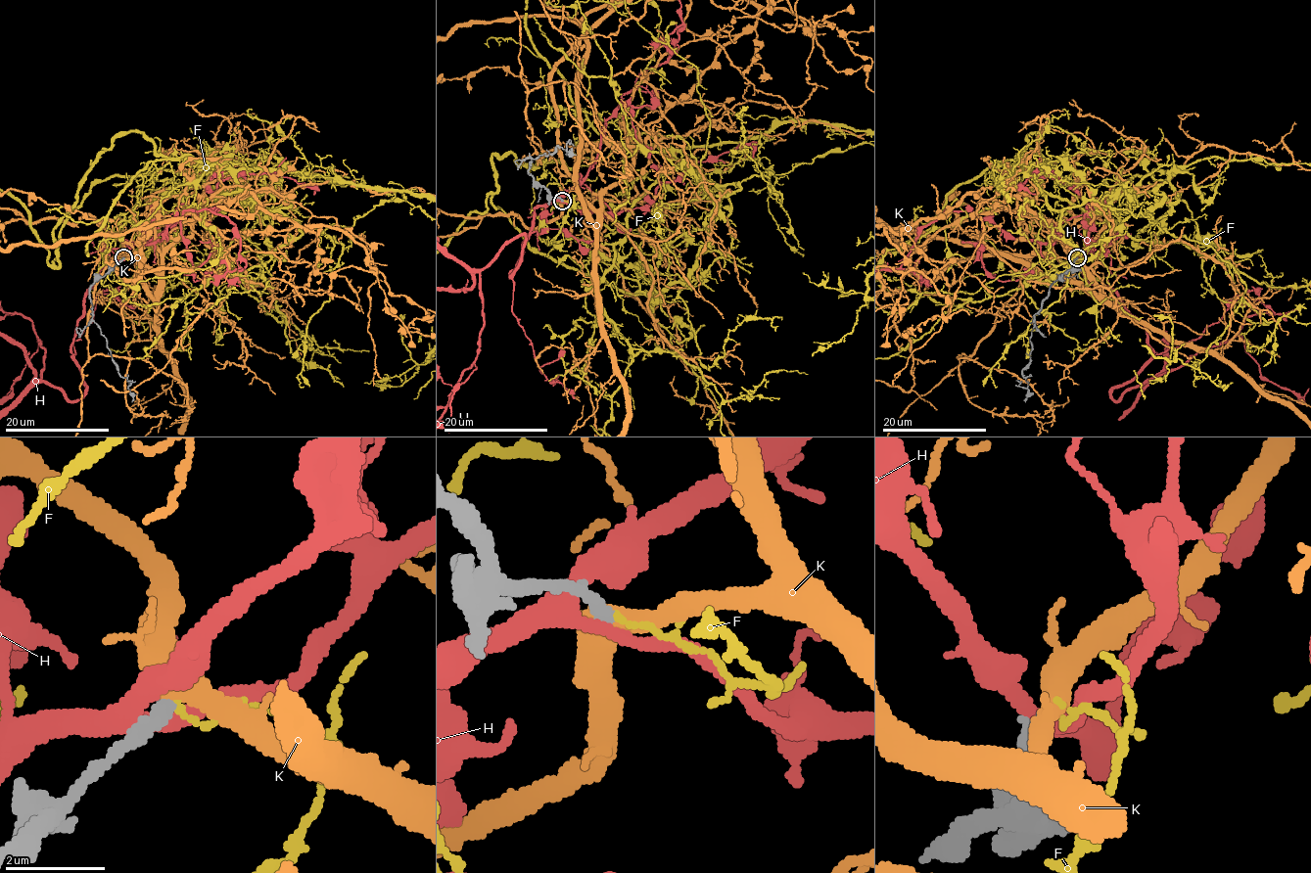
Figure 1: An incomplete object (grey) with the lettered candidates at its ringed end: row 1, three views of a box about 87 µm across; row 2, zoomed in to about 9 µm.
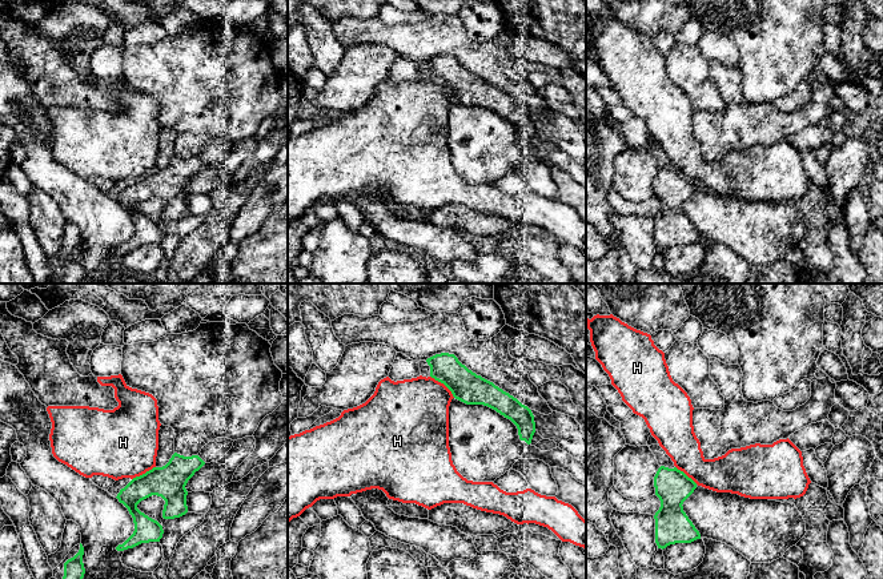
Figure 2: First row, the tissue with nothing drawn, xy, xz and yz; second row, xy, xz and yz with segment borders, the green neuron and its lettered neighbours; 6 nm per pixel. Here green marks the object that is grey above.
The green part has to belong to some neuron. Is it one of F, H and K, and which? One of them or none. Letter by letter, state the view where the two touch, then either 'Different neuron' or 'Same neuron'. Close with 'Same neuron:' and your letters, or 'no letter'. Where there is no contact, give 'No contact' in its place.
F: No contact. Different neuron
H: Touches green in xz. Different neuron
K: No contact. Different neuron
Same neuron: no letter

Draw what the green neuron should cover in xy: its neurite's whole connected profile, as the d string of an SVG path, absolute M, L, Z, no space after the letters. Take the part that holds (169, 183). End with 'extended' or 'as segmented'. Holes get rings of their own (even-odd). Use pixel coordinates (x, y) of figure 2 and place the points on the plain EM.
M174 154L165 168L153 169L145 176L133 180L121 190L116 200L132 217L135 233L116 252L124 253L141 245L160 244L164 236L162 228L141 214L137 206L152 197L157 197L165 202L162 212L164 221L185 217L188 214L188 193L185 188L204 166L205 164L198 157L184 158Z; as segmented

